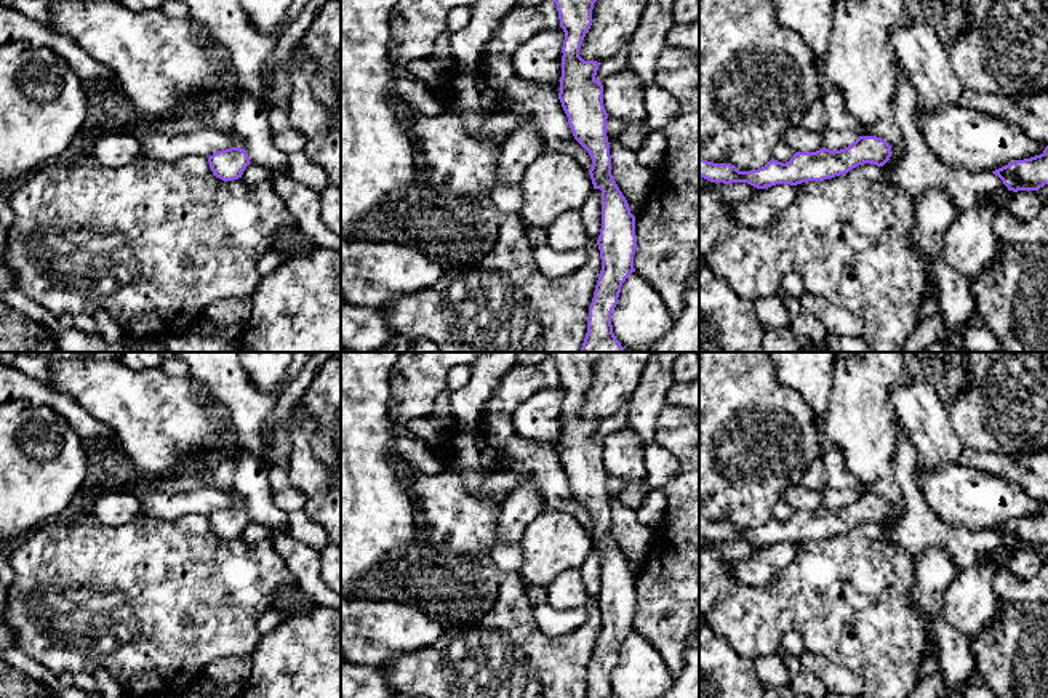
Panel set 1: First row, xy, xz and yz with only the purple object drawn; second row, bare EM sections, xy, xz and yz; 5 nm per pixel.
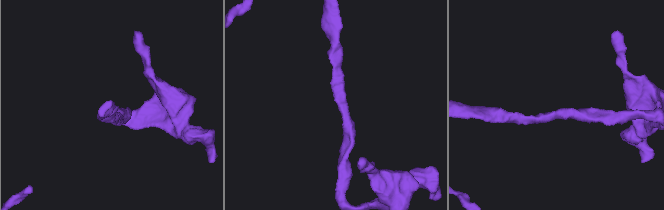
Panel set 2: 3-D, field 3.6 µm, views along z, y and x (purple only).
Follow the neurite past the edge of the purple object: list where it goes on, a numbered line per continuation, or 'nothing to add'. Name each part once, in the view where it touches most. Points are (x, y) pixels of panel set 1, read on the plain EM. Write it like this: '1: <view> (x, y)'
nothing to add

